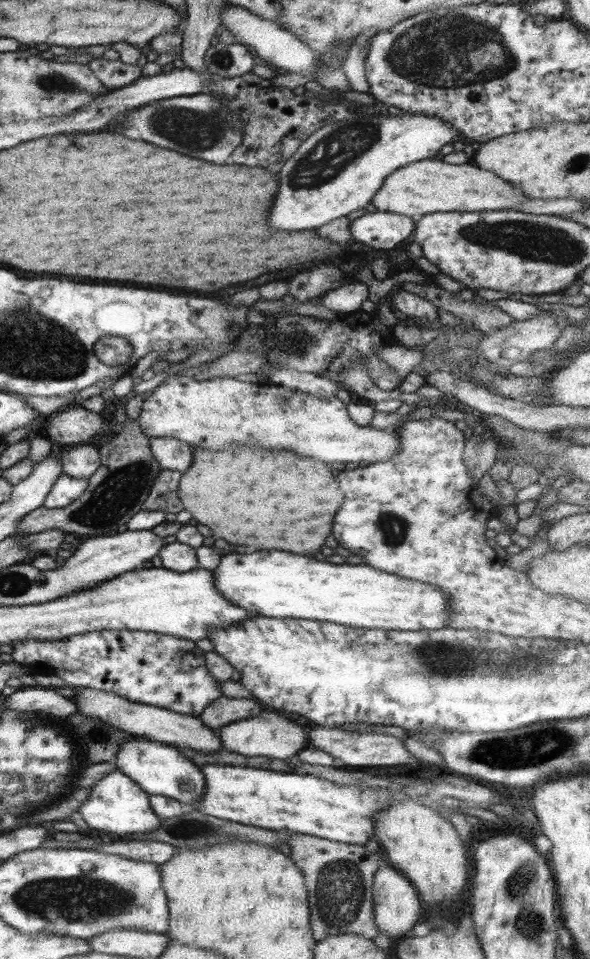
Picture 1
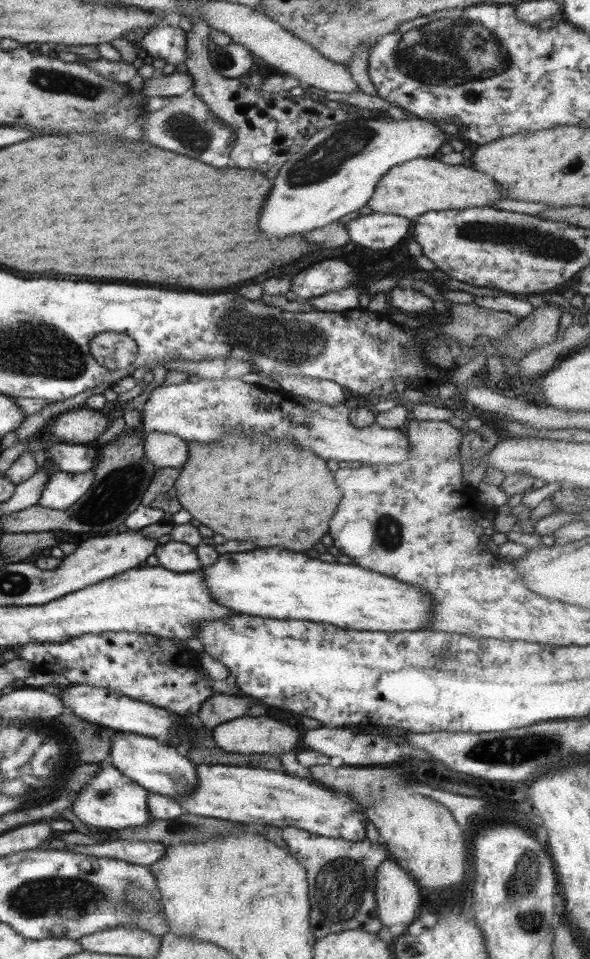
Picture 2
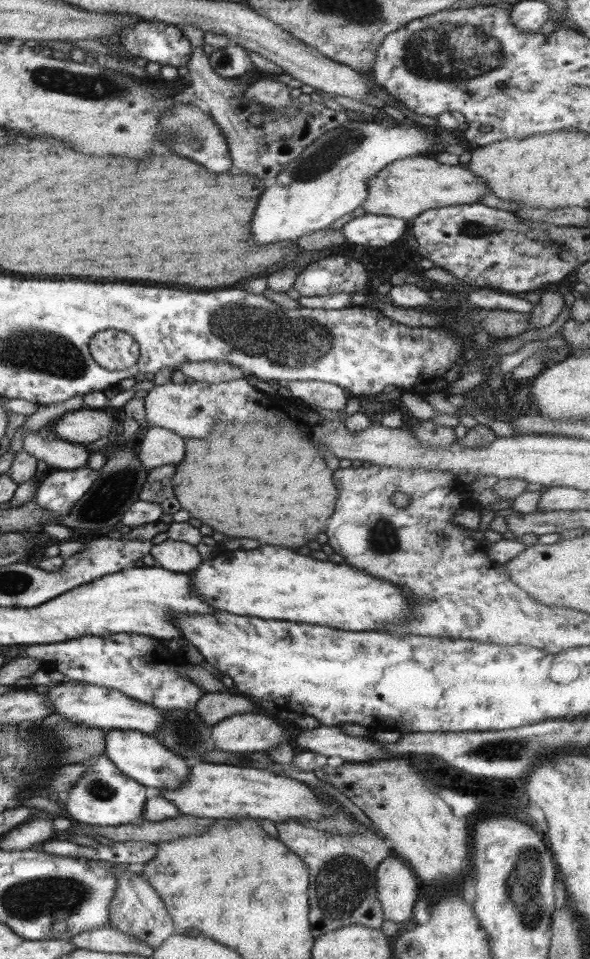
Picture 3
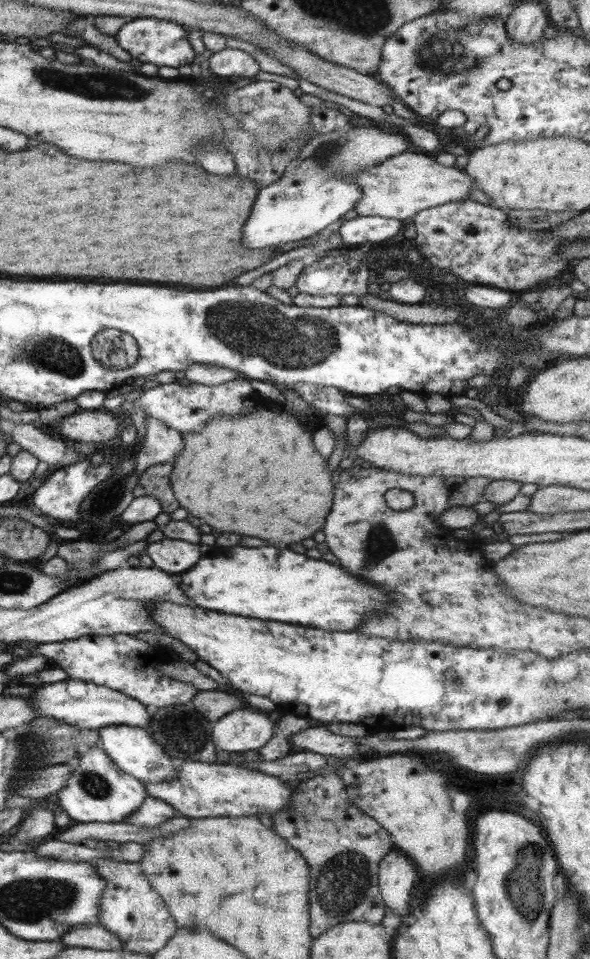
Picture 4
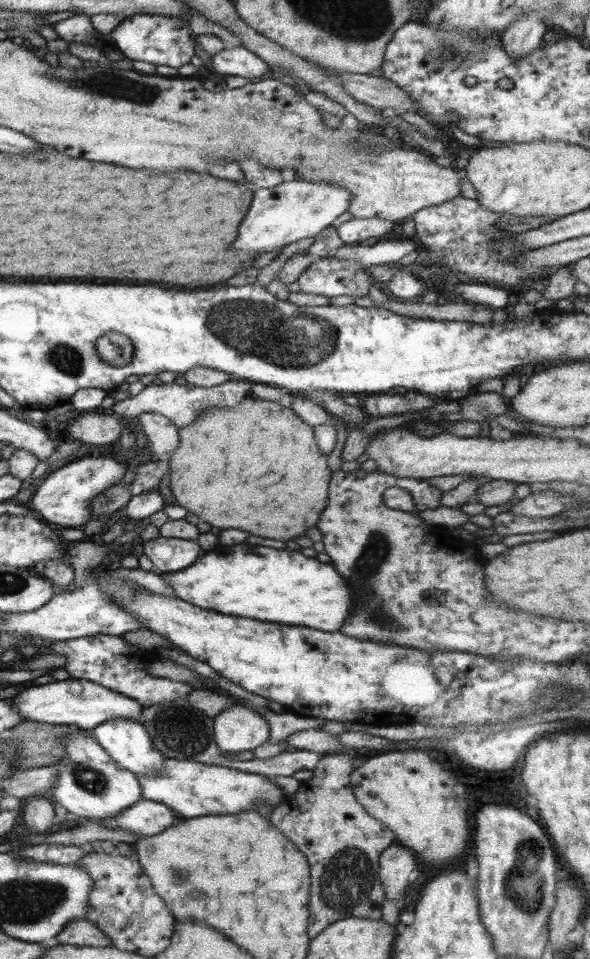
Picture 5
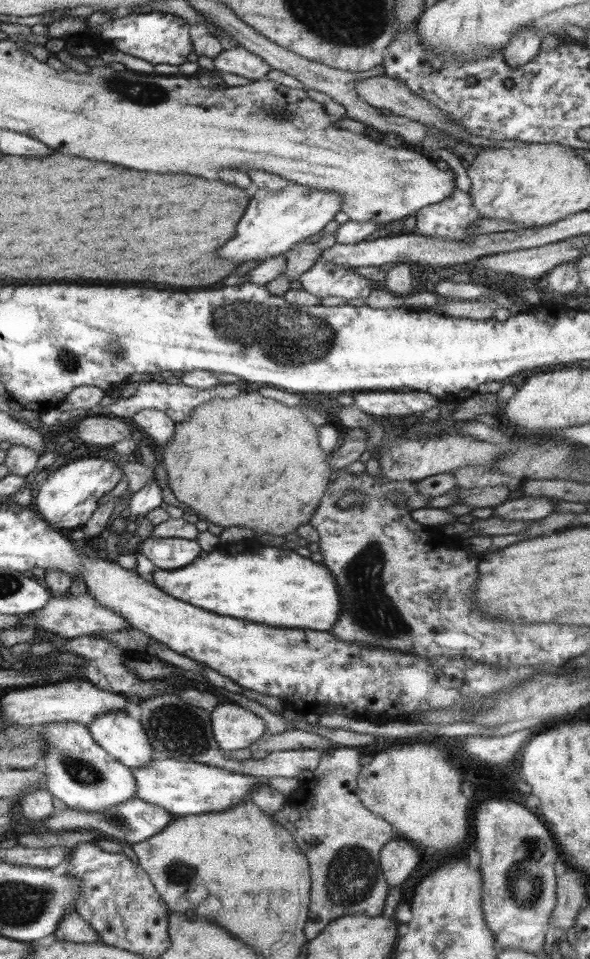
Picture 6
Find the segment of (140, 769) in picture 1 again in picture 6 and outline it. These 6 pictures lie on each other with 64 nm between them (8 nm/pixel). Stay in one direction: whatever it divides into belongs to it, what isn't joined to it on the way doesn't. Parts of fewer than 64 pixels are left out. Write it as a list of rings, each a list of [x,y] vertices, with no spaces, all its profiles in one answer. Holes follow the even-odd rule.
[[[127,710],[100,714],[87,727],[94,740],[110,756],[130,769],[144,768],[155,759],[152,755],[154,747],[142,723]]]

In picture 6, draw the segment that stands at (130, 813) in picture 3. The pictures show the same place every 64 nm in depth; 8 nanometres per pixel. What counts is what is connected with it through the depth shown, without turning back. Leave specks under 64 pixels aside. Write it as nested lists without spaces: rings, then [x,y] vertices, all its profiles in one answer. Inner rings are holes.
[[[80,722],[42,724],[46,750],[41,768],[46,775],[44,788],[72,810],[102,812],[136,798],[136,779],[128,766],[110,756]]]

